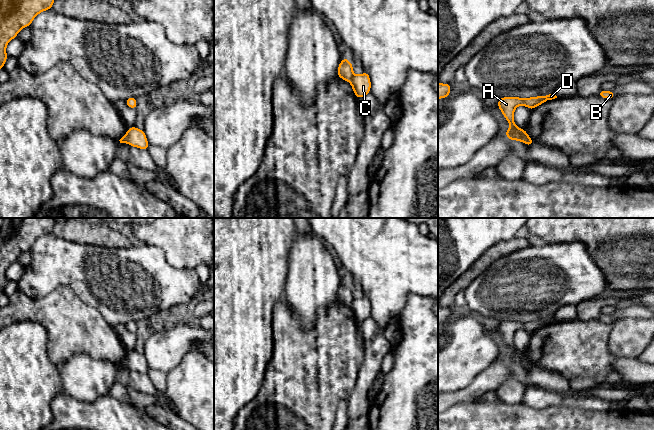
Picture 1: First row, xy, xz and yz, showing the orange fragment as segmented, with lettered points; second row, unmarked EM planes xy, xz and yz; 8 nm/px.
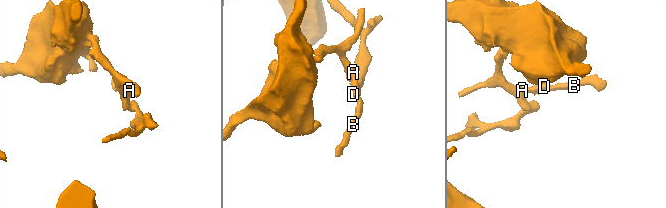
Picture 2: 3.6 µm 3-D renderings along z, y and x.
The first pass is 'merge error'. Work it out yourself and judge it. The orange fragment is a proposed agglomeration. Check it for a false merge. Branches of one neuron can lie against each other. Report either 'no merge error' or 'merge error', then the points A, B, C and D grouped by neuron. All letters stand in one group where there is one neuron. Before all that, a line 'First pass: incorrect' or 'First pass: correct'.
First pass: correct
merge error | A B D / C

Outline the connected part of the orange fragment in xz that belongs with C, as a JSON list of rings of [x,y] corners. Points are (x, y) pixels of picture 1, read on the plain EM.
[[[365,294],[361,299],[354,299],[350,305],[350,308],[354,318],[359,324],[370,317],[371,304],[368,296]]]

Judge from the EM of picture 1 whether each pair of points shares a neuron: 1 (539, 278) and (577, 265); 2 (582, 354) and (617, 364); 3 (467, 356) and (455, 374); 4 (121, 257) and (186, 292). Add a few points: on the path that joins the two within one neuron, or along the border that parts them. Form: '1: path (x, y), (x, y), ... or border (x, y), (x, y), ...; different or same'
1: path (548, 276), (568, 274); same
2: border (617, 357), (612, 362), (612, 370); different
3: path (463, 360), (455, 370); same
4: path (137, 273), (152, 286), (170, 286); same

